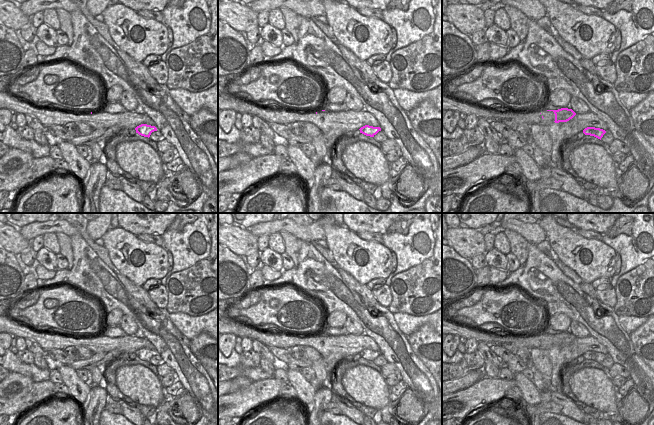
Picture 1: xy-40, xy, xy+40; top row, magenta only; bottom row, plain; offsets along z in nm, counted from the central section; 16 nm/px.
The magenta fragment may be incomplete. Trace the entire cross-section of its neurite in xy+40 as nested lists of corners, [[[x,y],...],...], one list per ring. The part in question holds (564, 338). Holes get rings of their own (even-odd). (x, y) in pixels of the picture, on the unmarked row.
[[[561,332],[558,334],[547,334],[547,335],[553,335],[555,338],[554,347],[548,349],[549,359],[551,362],[556,362],[556,360],[558,359],[560,348],[571,345],[572,342],[576,339],[576,337],[572,333],[568,333],[568,332]]]

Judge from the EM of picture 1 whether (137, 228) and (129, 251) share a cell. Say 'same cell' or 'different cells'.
different cells

